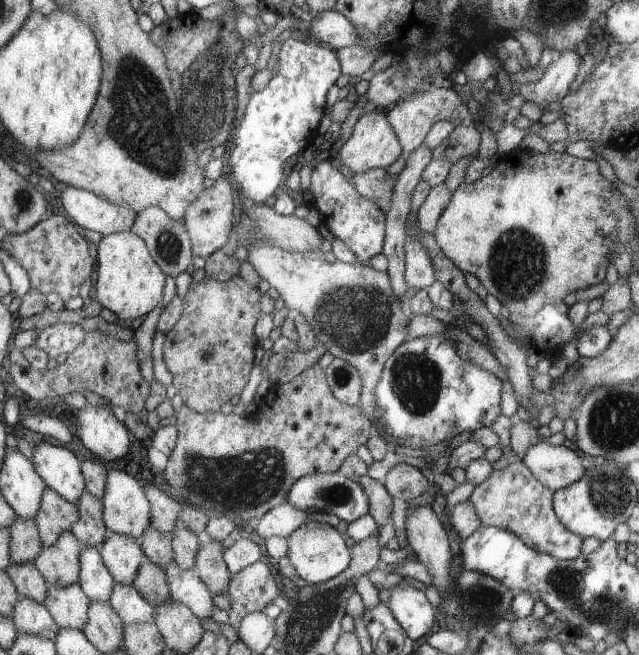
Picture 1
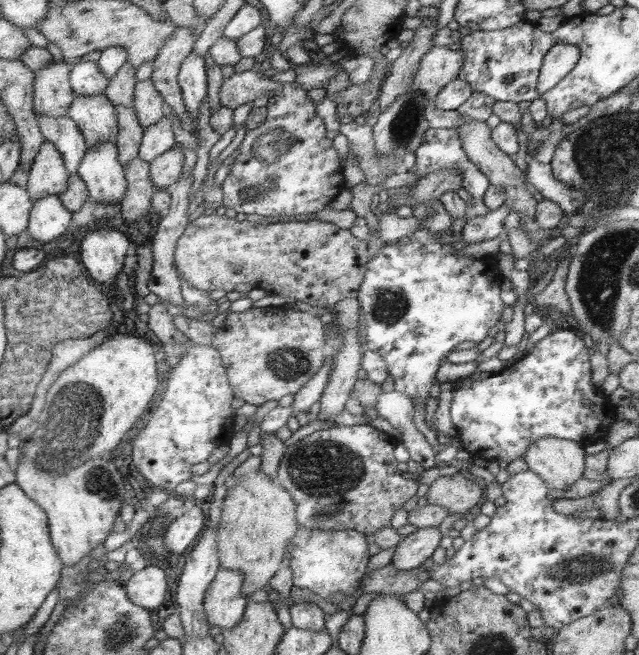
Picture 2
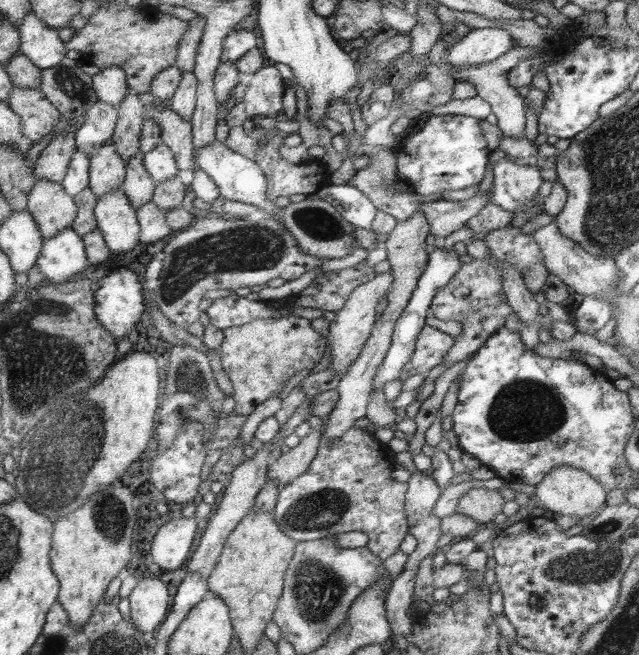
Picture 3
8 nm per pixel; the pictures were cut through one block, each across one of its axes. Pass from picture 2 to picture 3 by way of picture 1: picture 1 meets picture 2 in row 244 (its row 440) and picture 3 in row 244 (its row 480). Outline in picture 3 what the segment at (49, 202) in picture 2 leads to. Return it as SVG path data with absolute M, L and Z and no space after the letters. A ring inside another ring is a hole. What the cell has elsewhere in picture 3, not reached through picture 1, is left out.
M72 227L62 230L56 236L44 238L41 256L37 260L38 270L47 282L66 283L72 276L88 268L85 242Z

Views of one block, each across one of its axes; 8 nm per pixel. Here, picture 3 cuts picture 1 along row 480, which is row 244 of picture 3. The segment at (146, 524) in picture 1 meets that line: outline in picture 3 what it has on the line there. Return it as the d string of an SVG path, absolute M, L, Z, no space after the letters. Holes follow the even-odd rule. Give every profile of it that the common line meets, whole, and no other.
M122 188L97 197L96 220L111 254L130 252L139 243L136 209Z

